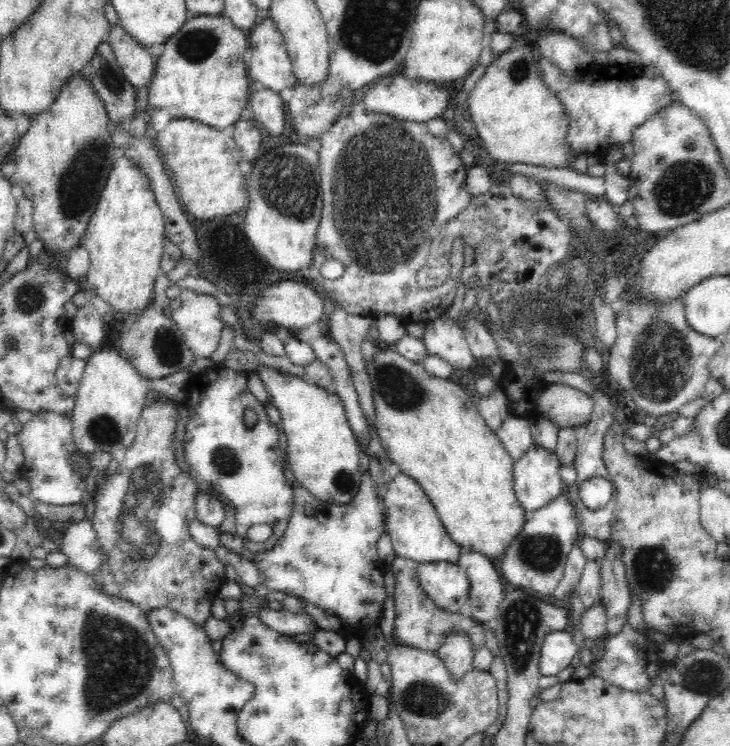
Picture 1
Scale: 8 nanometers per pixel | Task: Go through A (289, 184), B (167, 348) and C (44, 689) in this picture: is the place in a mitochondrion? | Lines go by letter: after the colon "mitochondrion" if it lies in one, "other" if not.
A: mitochondrion
B: mitochondrion
C: other

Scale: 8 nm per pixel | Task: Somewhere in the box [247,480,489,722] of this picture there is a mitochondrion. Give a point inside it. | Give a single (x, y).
(425, 699)

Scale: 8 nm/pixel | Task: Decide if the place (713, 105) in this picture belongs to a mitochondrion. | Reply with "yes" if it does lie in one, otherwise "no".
no

